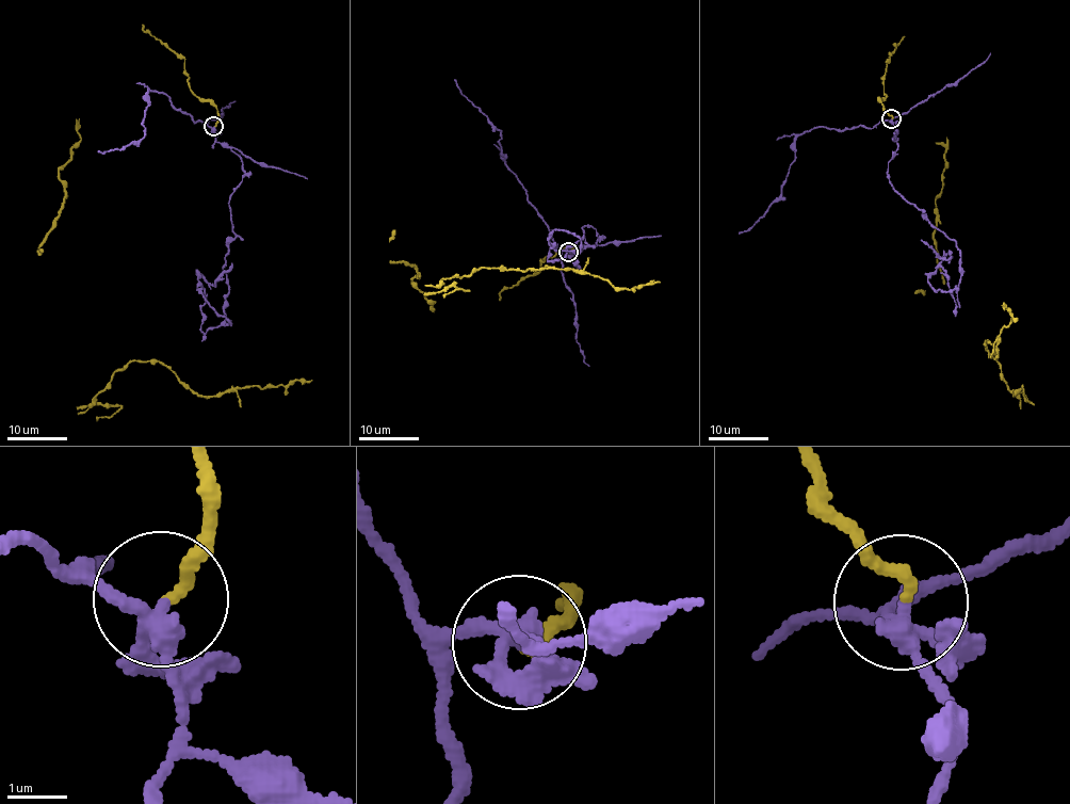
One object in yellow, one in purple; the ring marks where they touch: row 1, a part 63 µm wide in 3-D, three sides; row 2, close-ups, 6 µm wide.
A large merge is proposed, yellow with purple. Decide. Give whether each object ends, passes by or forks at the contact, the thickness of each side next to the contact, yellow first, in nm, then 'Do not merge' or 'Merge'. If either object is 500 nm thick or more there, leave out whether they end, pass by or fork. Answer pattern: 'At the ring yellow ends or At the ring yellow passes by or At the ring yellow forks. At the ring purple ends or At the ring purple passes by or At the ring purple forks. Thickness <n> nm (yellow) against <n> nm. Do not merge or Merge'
At the ring yellow ends. At the ring purple forks. Thickness 200 nm (yellow) against 240 nm. Do not merge

